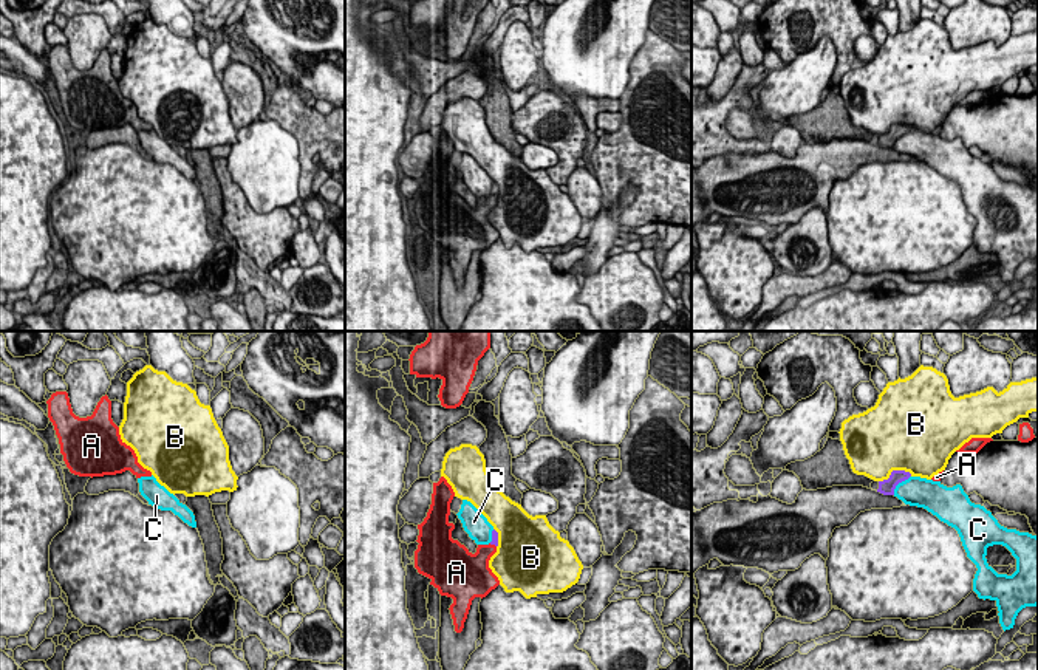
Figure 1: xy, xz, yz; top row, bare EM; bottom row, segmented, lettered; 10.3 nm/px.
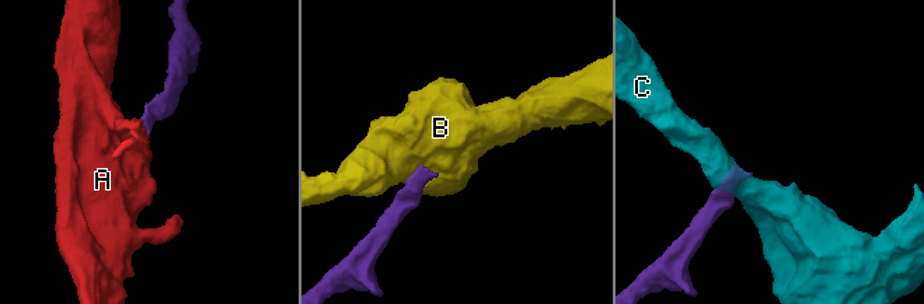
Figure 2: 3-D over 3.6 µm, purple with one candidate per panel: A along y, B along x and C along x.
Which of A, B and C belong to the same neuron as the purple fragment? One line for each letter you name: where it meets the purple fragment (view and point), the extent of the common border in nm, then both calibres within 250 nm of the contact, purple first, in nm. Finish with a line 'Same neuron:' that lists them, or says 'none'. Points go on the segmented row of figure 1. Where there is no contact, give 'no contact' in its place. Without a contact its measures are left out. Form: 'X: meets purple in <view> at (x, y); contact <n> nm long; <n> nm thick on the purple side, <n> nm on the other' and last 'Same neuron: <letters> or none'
A: meets purple in xz at (492, 543); contact 90 nm long; 60 nm thick on the purple side, 220 nm on the other
Same neuron: A

